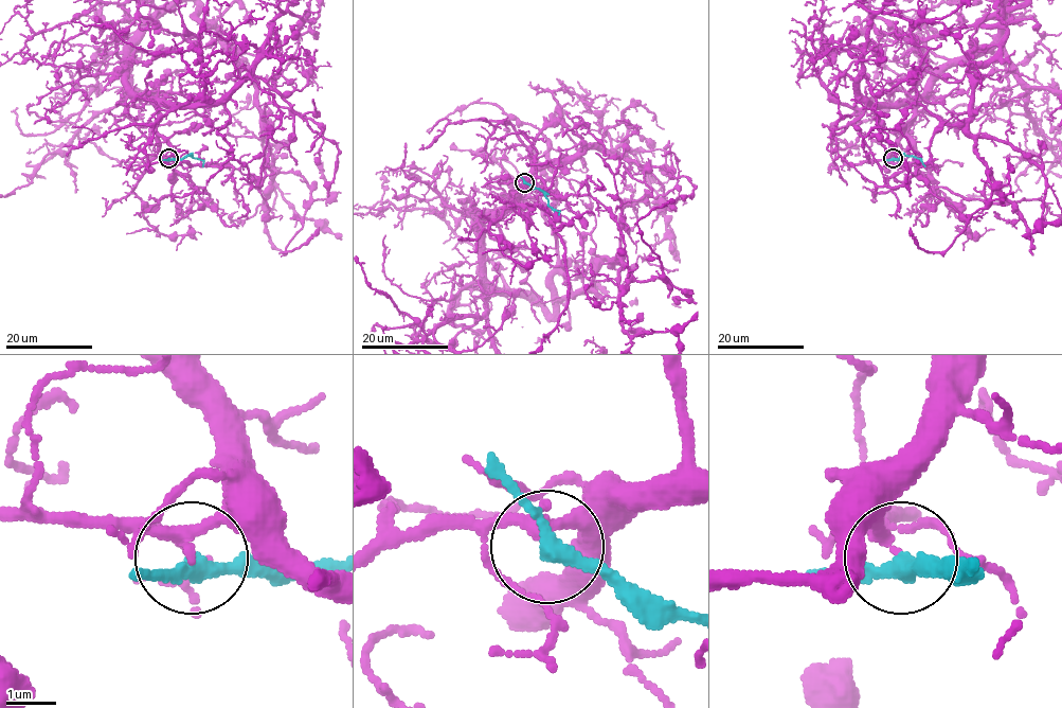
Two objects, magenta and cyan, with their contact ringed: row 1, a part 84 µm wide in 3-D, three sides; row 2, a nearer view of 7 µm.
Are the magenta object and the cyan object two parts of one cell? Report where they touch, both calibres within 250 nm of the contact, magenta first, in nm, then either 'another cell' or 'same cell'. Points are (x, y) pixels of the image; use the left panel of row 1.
at (168, 158); 200 nm thick on the magenta side, 280 nm on the other; same cell

